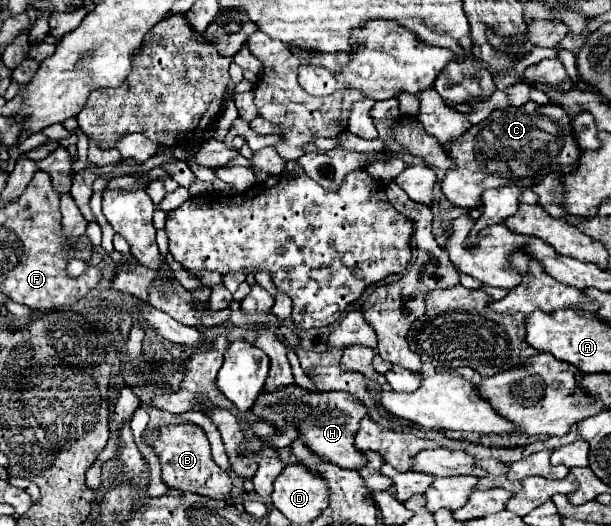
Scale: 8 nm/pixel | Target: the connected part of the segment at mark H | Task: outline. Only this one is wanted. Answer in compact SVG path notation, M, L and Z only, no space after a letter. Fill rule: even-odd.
M292 383L284 389L262 391L250 411L256 419L262 419L276 429L294 425L300 433L298 439L328 463L334 463L342 469L360 469L366 465L366 457L362 457L362 453L354 447L354 435L358 431L360 419L366 417L368 411L346 391L308 391Z

